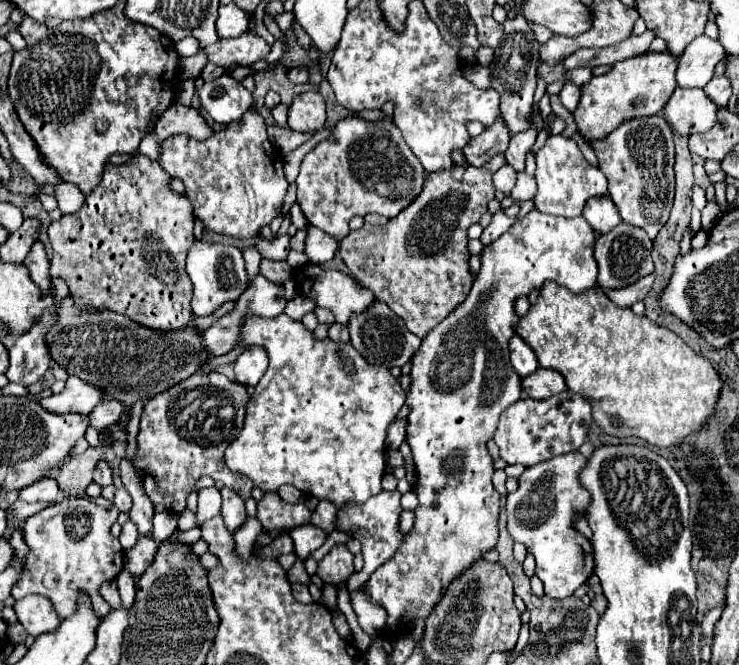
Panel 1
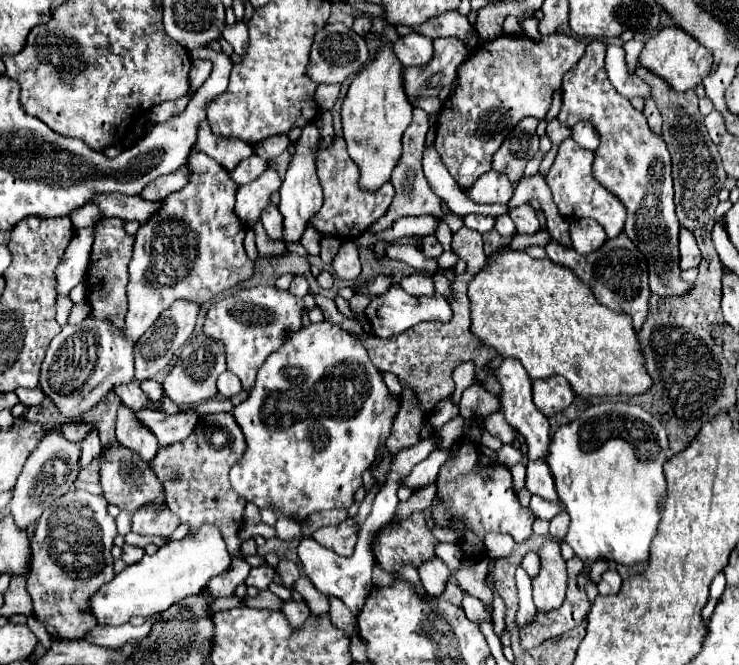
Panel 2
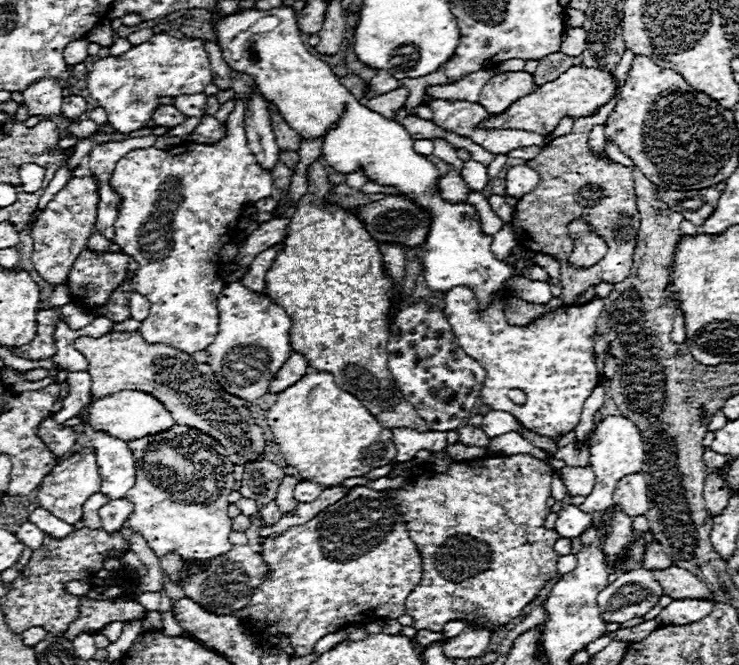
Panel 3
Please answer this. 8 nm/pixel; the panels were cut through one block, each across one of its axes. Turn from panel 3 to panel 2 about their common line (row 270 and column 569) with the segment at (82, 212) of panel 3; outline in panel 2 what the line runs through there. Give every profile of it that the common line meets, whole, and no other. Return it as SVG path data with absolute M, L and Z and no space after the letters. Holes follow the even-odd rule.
M550 34L544 36L542 42L534 42L526 36L514 38L514 36L498 36L490 42L480 44L470 58L460 64L458 78L460 86L448 96L448 100L442 104L442 110L438 114L438 128L436 128L436 150L442 156L442 162L446 164L448 172L454 176L458 186L468 190L484 172L488 172L492 166L492 154L500 148L506 134L514 128L516 122L520 122L524 116L534 116L538 120L546 118L552 94L560 90L562 76L578 64L578 60L584 56L586 44L564 34Z

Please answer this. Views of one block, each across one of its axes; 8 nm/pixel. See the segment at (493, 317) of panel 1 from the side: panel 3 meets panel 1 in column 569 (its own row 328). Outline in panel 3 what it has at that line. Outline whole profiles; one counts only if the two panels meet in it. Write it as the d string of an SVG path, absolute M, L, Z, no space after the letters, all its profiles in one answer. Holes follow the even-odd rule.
M240 282L224 286L218 296L218 336L206 348L208 364L218 376L222 388L242 400L254 402L268 392L268 384L292 354L288 340L290 318L280 306L272 304L266 292L252 292Z

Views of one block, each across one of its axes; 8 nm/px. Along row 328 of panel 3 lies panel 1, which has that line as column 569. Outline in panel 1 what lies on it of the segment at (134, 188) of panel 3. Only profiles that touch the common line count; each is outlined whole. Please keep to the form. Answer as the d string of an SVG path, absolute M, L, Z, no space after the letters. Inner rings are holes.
M550 136L546 144L536 152L536 172L534 172L538 190L534 204L544 214L574 218L582 214L584 202L592 196L606 196L608 184L600 168L592 166L580 152L574 140L564 136Z

